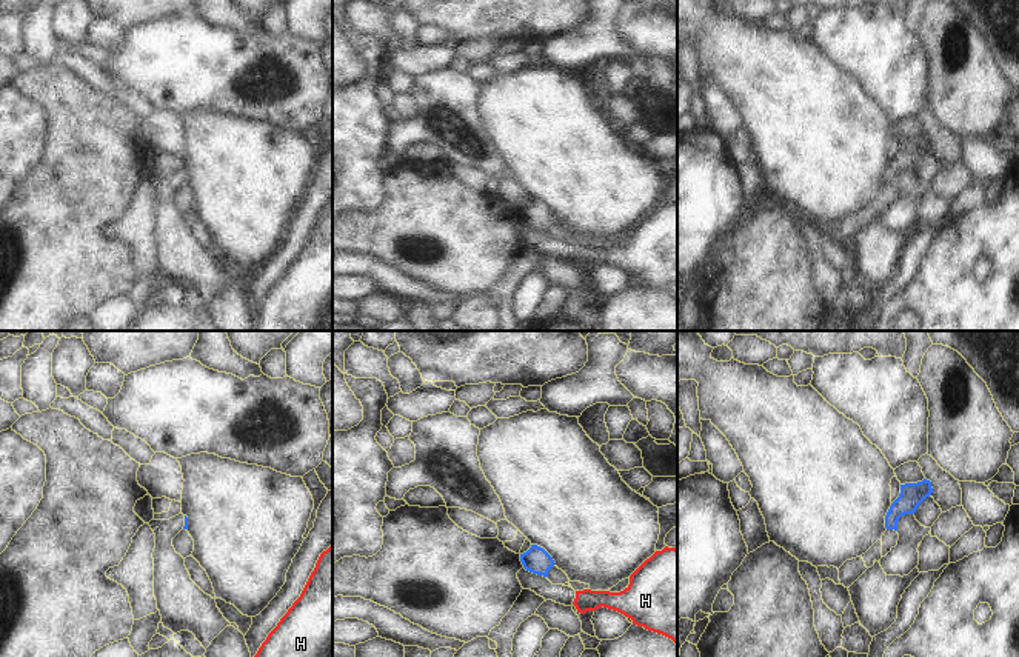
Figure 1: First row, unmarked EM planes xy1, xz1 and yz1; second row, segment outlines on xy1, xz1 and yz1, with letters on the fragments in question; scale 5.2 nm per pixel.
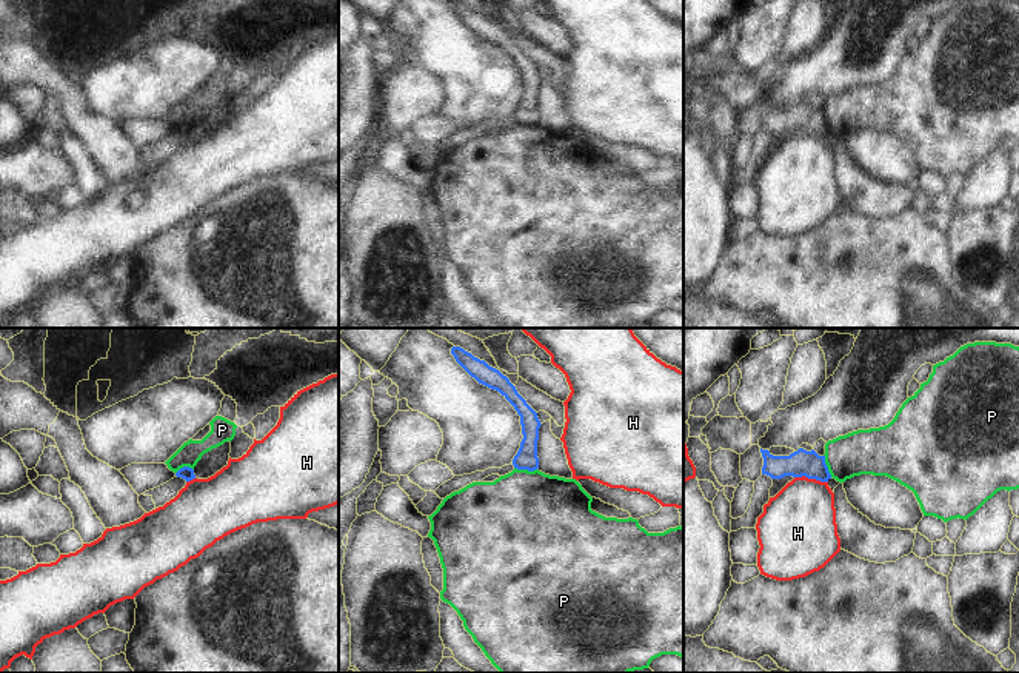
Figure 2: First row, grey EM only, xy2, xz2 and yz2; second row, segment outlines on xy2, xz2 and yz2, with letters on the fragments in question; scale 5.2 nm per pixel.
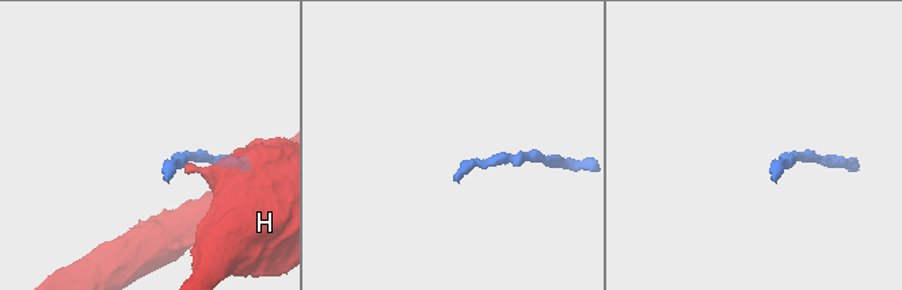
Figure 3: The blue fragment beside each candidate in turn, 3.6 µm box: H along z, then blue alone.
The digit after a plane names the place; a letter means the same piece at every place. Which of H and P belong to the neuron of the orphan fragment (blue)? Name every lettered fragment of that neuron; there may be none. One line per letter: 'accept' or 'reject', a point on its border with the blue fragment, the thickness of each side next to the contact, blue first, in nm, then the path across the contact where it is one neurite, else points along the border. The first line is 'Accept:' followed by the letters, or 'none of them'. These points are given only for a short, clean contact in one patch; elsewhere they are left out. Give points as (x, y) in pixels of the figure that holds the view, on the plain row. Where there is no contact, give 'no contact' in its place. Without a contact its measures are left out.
Accept: none of them
H: reject | yz2 (811, 133) | 140/380 nm | along yz2 (795, 131), (827, 137)
P: reject | xz2 (525, 123) | 110/480 nm | along xz2 (514, 122), (536, 125)

